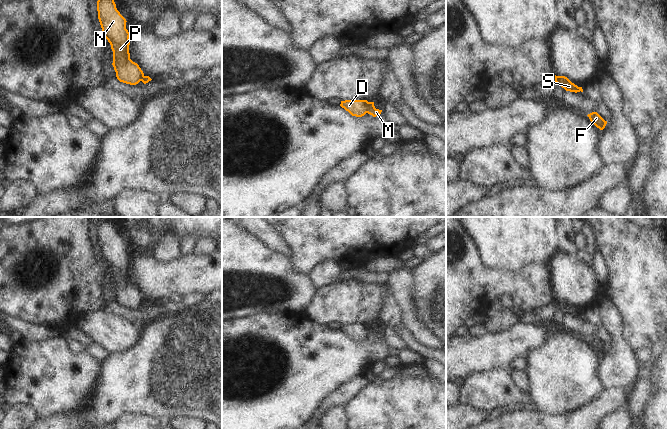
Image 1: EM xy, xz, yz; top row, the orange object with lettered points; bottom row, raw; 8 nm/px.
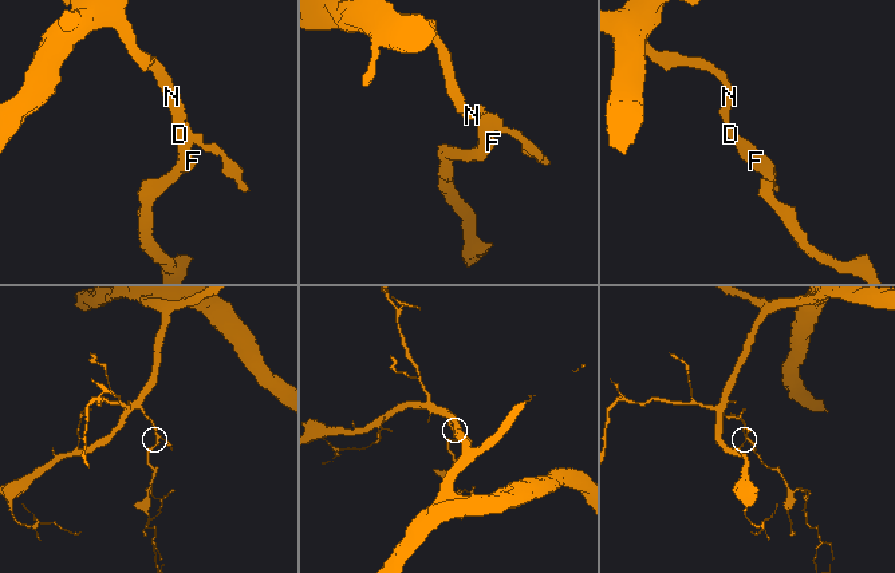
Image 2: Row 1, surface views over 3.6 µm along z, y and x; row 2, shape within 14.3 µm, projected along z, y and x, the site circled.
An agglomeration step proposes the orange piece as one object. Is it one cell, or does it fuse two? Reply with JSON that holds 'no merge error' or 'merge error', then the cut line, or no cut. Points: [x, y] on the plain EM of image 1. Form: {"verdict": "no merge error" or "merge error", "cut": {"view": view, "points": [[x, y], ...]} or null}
{"verdict": "merge error", "cut": {"view": "xz", "points": [[368, 326], [366, 336]]}}

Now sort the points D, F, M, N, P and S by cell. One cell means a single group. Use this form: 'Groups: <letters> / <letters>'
Groups: D F N P / M S.

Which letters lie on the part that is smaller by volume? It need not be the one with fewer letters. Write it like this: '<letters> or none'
M, S.

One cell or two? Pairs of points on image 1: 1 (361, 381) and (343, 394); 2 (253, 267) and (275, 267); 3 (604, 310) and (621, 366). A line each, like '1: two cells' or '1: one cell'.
1: one cell
2: one cell
3: one cell

